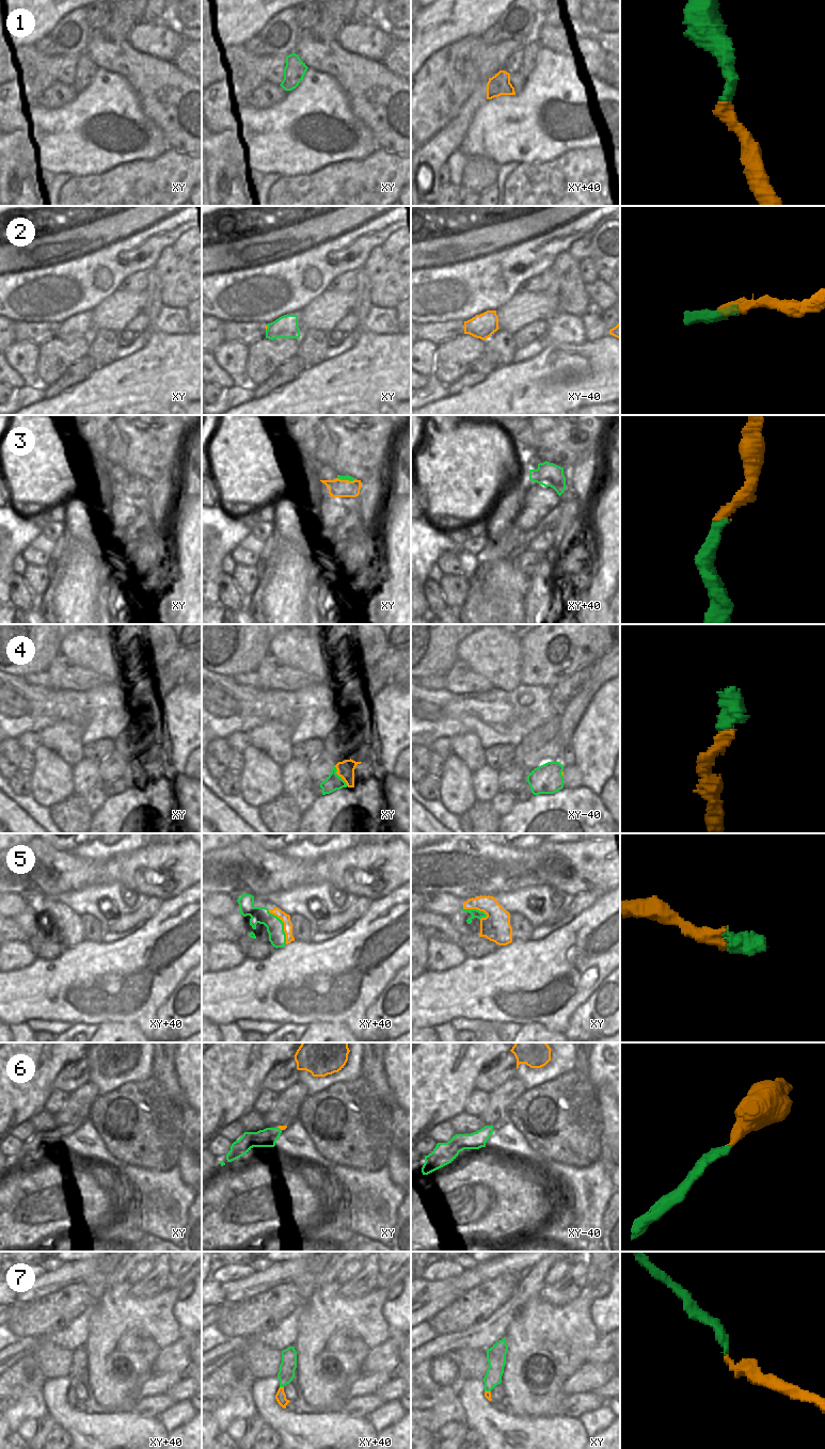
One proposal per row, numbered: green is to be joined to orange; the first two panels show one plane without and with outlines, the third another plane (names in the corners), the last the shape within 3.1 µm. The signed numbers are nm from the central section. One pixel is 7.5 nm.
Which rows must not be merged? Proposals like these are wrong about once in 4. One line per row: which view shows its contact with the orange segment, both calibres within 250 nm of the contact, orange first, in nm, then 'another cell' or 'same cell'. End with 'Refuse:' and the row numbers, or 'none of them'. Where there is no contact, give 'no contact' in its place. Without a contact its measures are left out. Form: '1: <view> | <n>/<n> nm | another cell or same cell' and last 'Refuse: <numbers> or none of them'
1: no contact | same cell
2: xy | 20/180 nm | same cell
3: xy | 140/40 nm | another cell
4: xy | 130/120 nm | same cell
5: xy+40 | 70/130 nm | same cell
6: xy | 30/140 nm | same cell
7: xy+40 | 80/120 nm | same cell
Refuse: 3

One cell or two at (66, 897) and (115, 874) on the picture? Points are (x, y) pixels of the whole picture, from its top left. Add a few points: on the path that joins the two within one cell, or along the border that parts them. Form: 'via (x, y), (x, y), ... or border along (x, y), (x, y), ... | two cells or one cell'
border along (115, 882), (89, 885), (66, 892) | two cells

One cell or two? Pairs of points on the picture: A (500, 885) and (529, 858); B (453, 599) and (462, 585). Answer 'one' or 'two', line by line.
A: one
B: one

